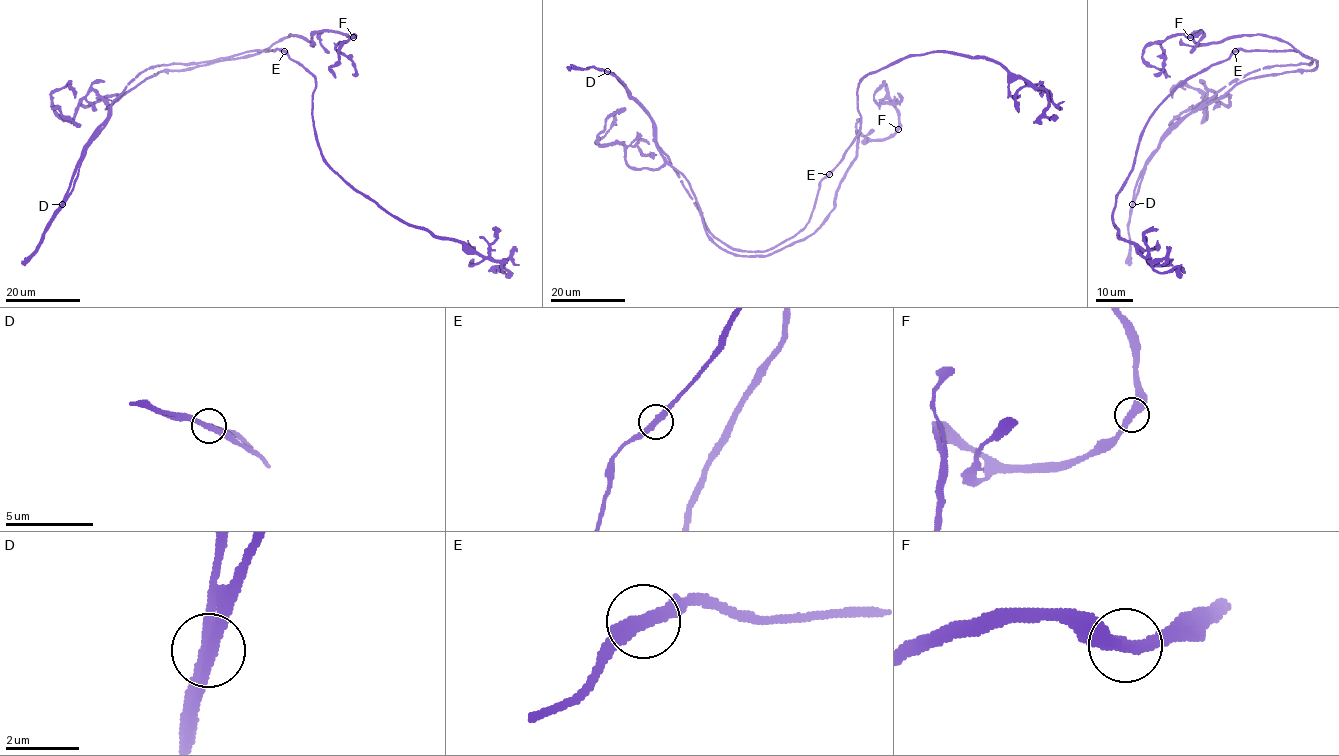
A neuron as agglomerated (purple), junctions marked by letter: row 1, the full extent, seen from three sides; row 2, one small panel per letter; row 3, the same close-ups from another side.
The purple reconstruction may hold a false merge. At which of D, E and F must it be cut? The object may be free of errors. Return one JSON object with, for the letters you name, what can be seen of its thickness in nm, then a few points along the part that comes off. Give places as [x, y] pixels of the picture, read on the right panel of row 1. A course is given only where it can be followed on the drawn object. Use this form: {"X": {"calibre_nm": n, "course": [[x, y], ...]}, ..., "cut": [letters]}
{"D": {"calibre_nm": 400, "course": [[1132, 204], [1158, 144], [1207, 100], [1311, 58], [1237, 49], [1150, 118], [1113, 222], [1181, 278]]}, "cut": ["D"]}

